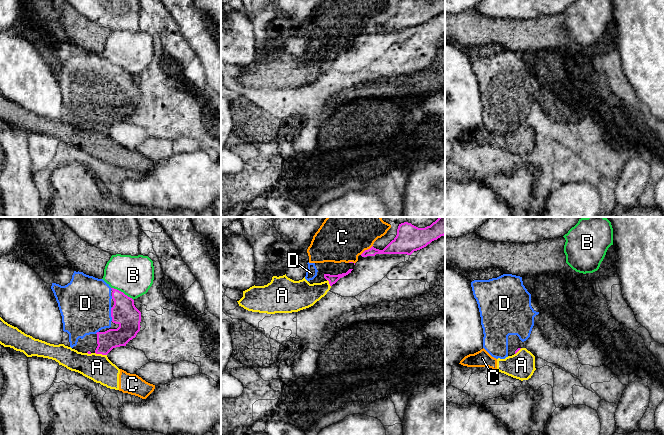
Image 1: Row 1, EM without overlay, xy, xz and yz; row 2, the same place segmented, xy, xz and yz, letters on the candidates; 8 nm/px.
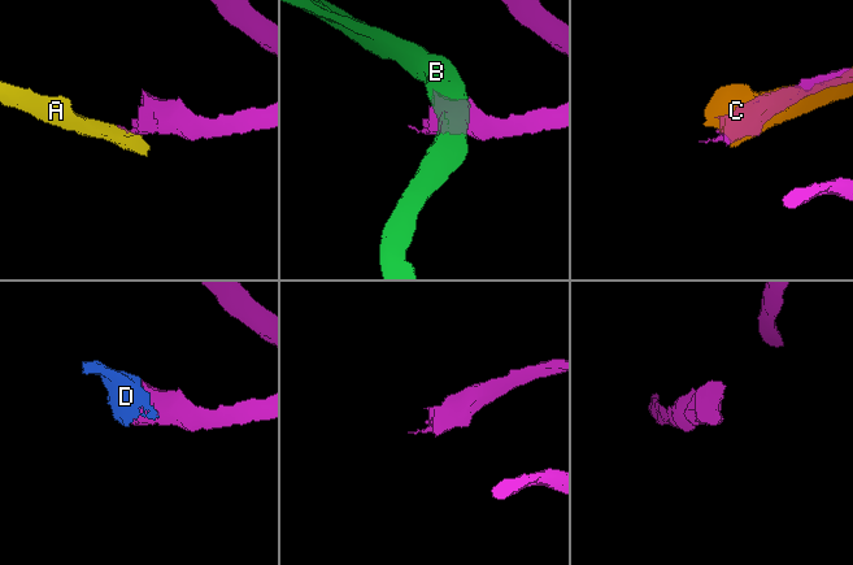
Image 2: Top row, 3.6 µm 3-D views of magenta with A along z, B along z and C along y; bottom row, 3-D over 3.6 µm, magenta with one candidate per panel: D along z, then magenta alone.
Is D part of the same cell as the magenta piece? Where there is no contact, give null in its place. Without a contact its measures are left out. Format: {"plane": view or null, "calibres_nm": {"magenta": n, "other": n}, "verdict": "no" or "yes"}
{"plane": "xy", "calibres_nm": {"magenta": 200, "other": 420}, "verdict": "yes"}

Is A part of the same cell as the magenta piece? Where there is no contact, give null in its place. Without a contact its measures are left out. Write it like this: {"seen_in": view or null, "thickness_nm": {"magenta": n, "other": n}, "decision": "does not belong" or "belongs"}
{"seen_in": "xy", "thickness_nm": {"magenta": 160, "other": 220}, "decision": "does not belong"}

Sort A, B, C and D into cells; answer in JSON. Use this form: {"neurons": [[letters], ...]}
{"neurons": [["A", "C"], ["B"], ["D"]]}

